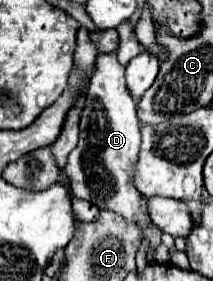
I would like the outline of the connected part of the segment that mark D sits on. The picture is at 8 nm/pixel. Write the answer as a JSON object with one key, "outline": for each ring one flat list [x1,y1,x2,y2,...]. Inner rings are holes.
{"outline":[[99,55,95,73,91,79,91,85,85,95,85,105,81,113,81,135,77,147,71,151,71,157,67,161,67,175,71,181,71,191,77,199,85,199,91,205,99,209,111,209,119,213,125,219,135,219,143,227,143,237,151,239,151,249,147,251,147,263,153,261,153,249,161,243,161,231,151,225,151,219,147,217,147,211,143,209,143,197,141,193,131,185,131,167,135,165,135,157,139,153,139,119,137,119,137,109,135,109,135,99,131,97,127,85,125,85,125,67,119,65,117,55]]}

